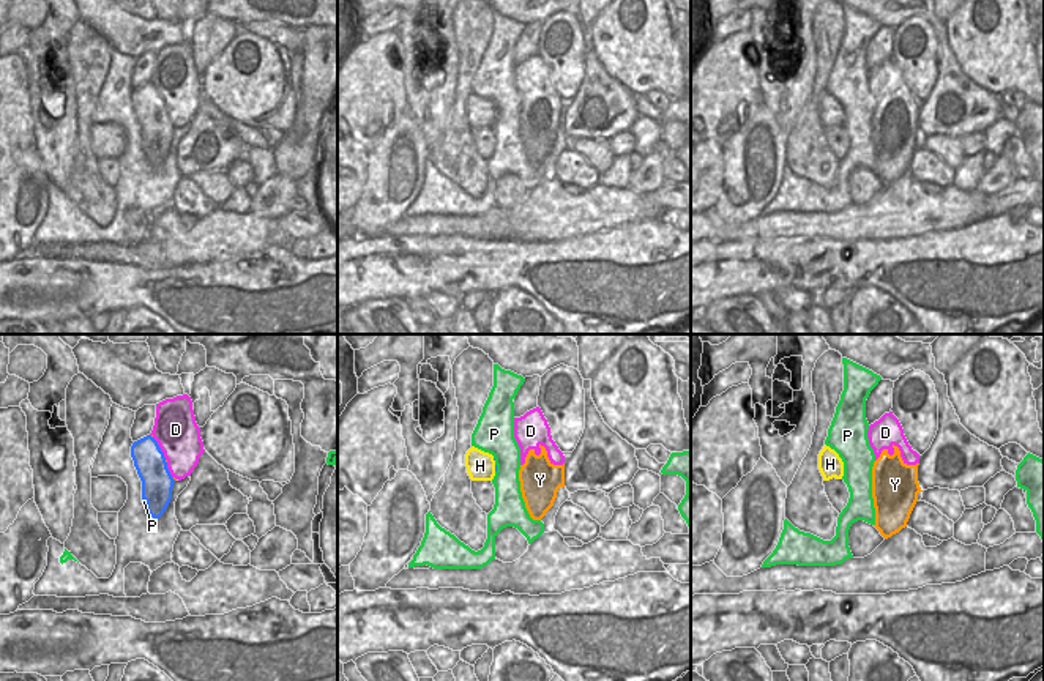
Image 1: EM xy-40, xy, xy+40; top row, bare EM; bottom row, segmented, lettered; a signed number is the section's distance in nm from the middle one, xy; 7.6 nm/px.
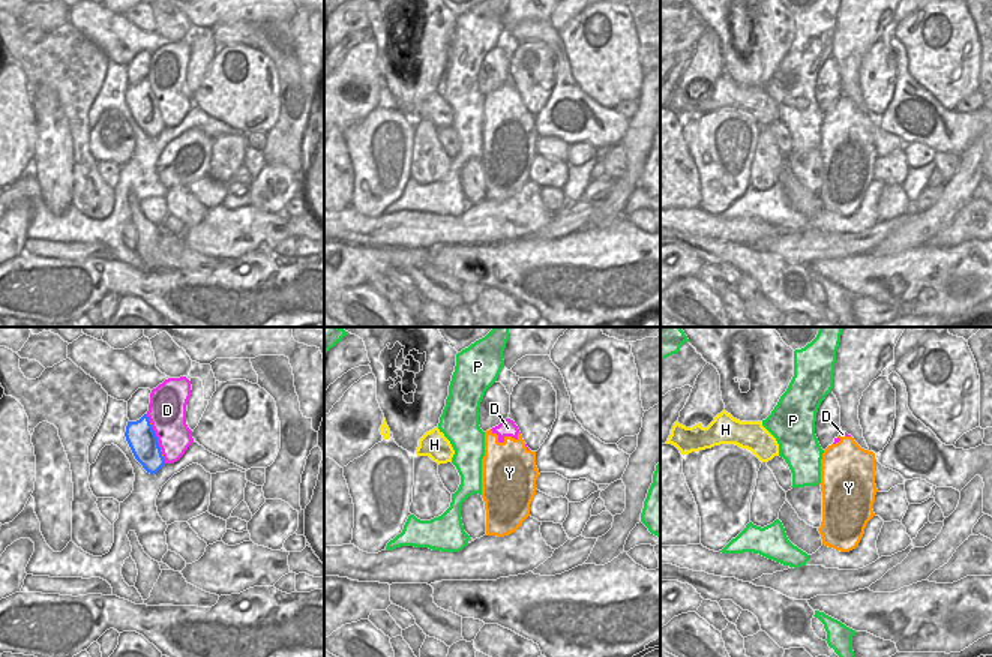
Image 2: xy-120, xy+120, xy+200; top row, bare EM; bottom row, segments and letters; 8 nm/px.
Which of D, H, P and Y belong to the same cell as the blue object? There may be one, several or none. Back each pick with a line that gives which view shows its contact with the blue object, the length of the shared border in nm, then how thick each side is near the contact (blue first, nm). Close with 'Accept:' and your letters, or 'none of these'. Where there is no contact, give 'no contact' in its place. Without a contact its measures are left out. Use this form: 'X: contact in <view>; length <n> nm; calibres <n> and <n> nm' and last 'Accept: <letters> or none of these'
Y: no contact
Accept: Y

